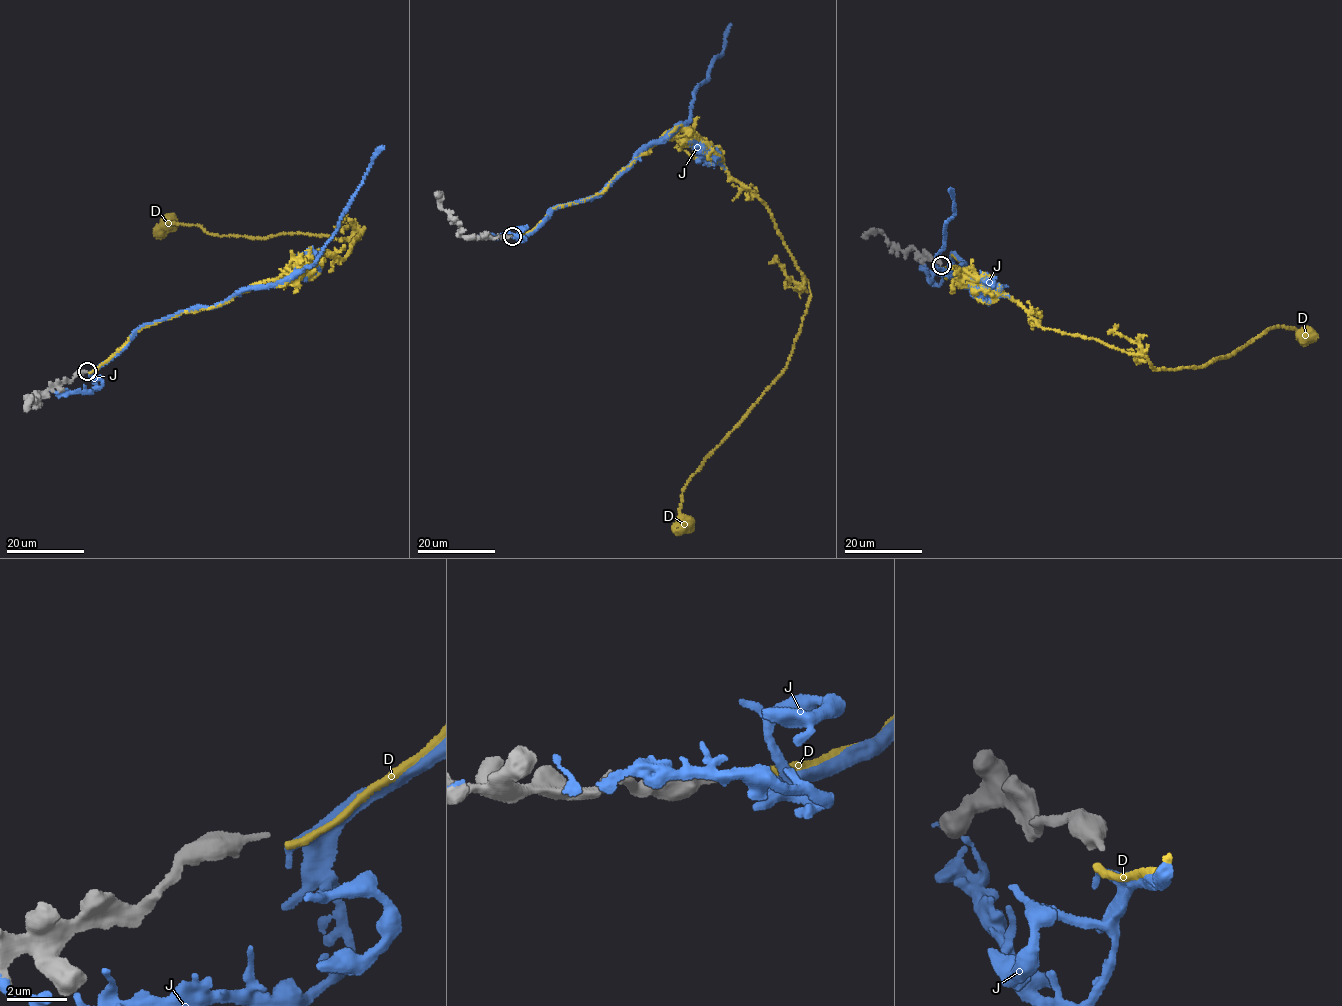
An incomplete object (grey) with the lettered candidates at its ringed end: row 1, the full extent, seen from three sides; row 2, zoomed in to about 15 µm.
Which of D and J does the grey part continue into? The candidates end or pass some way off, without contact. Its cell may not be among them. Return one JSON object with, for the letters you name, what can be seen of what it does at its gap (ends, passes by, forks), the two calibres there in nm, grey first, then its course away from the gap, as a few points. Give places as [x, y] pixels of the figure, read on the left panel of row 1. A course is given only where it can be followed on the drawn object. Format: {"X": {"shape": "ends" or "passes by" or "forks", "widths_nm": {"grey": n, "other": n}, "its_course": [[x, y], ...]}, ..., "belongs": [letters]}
{"D": {"shape": "ends", "widths_nm": {"grey": 200, "other": 260}, "its_course": [[89, 372], [141, 329], [228, 302], [319, 255], [342, 259], [363, 228], [352, 240], [254, 238], [169, 222]]}, "belongs": ["D"]}

